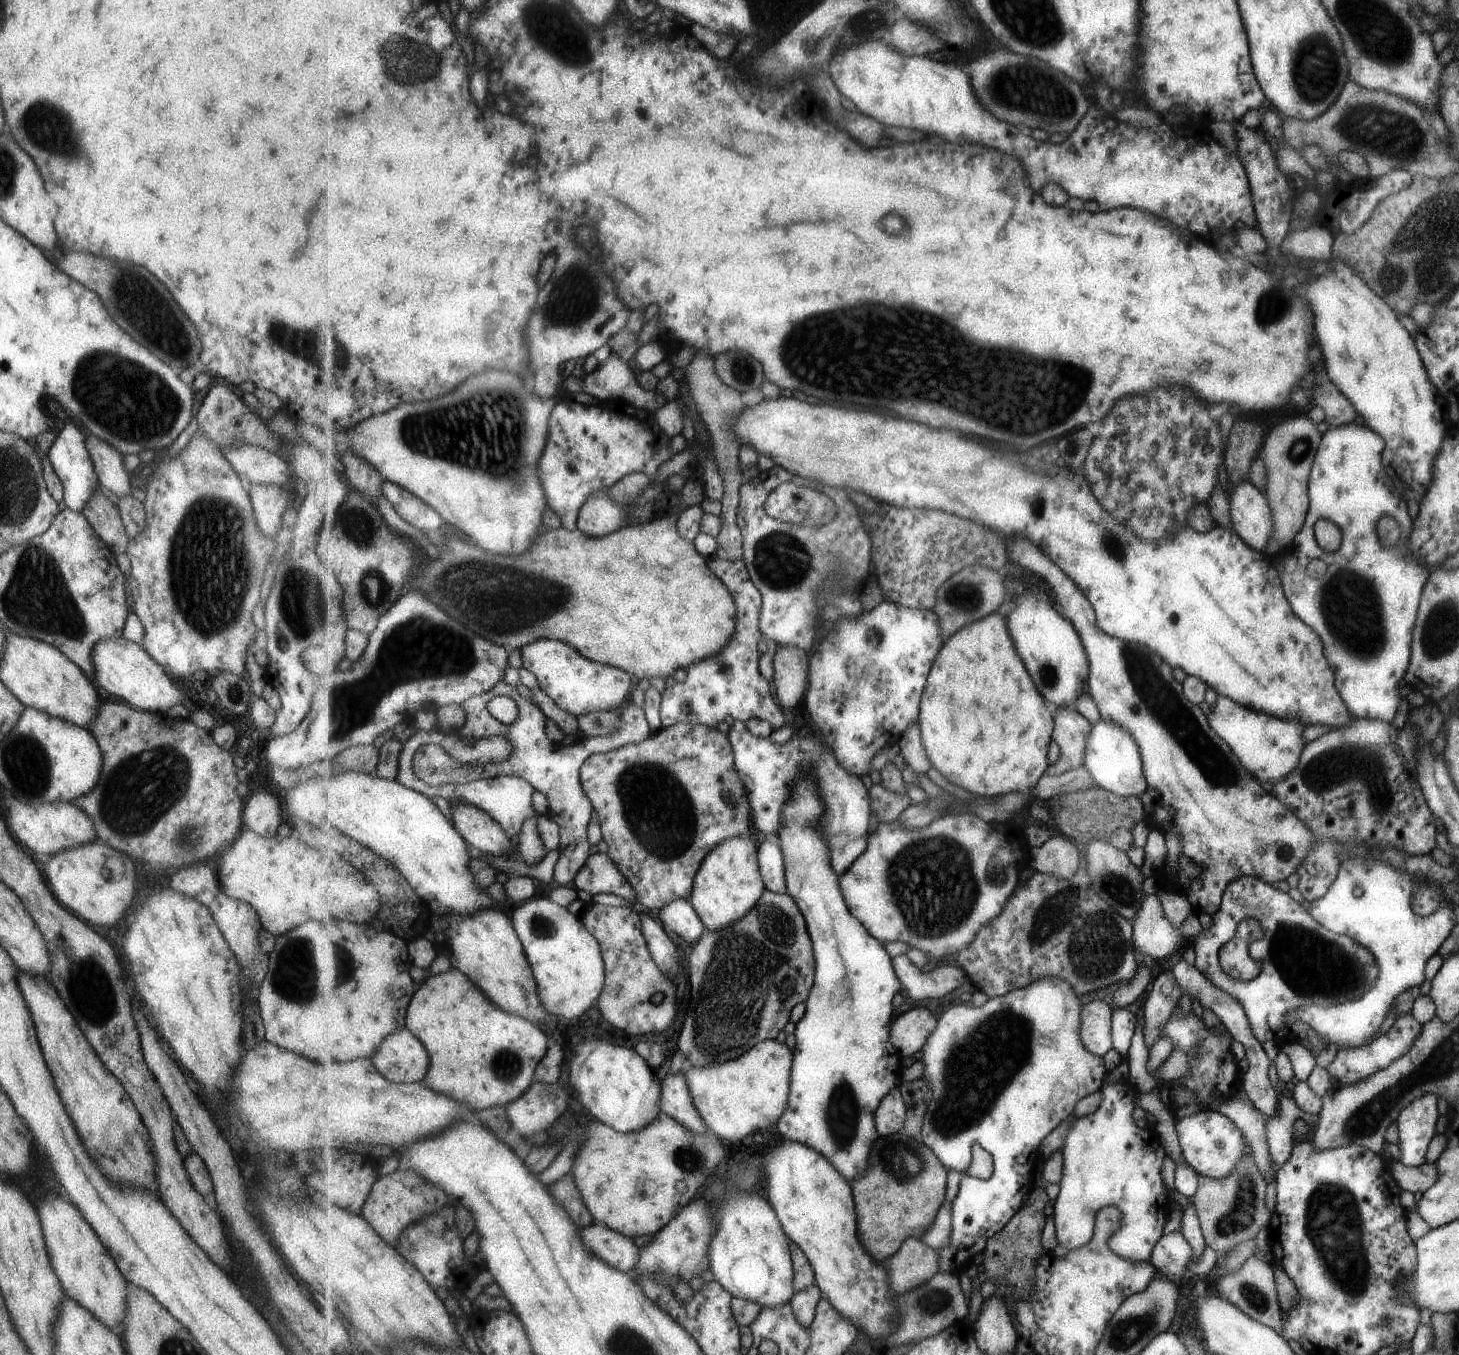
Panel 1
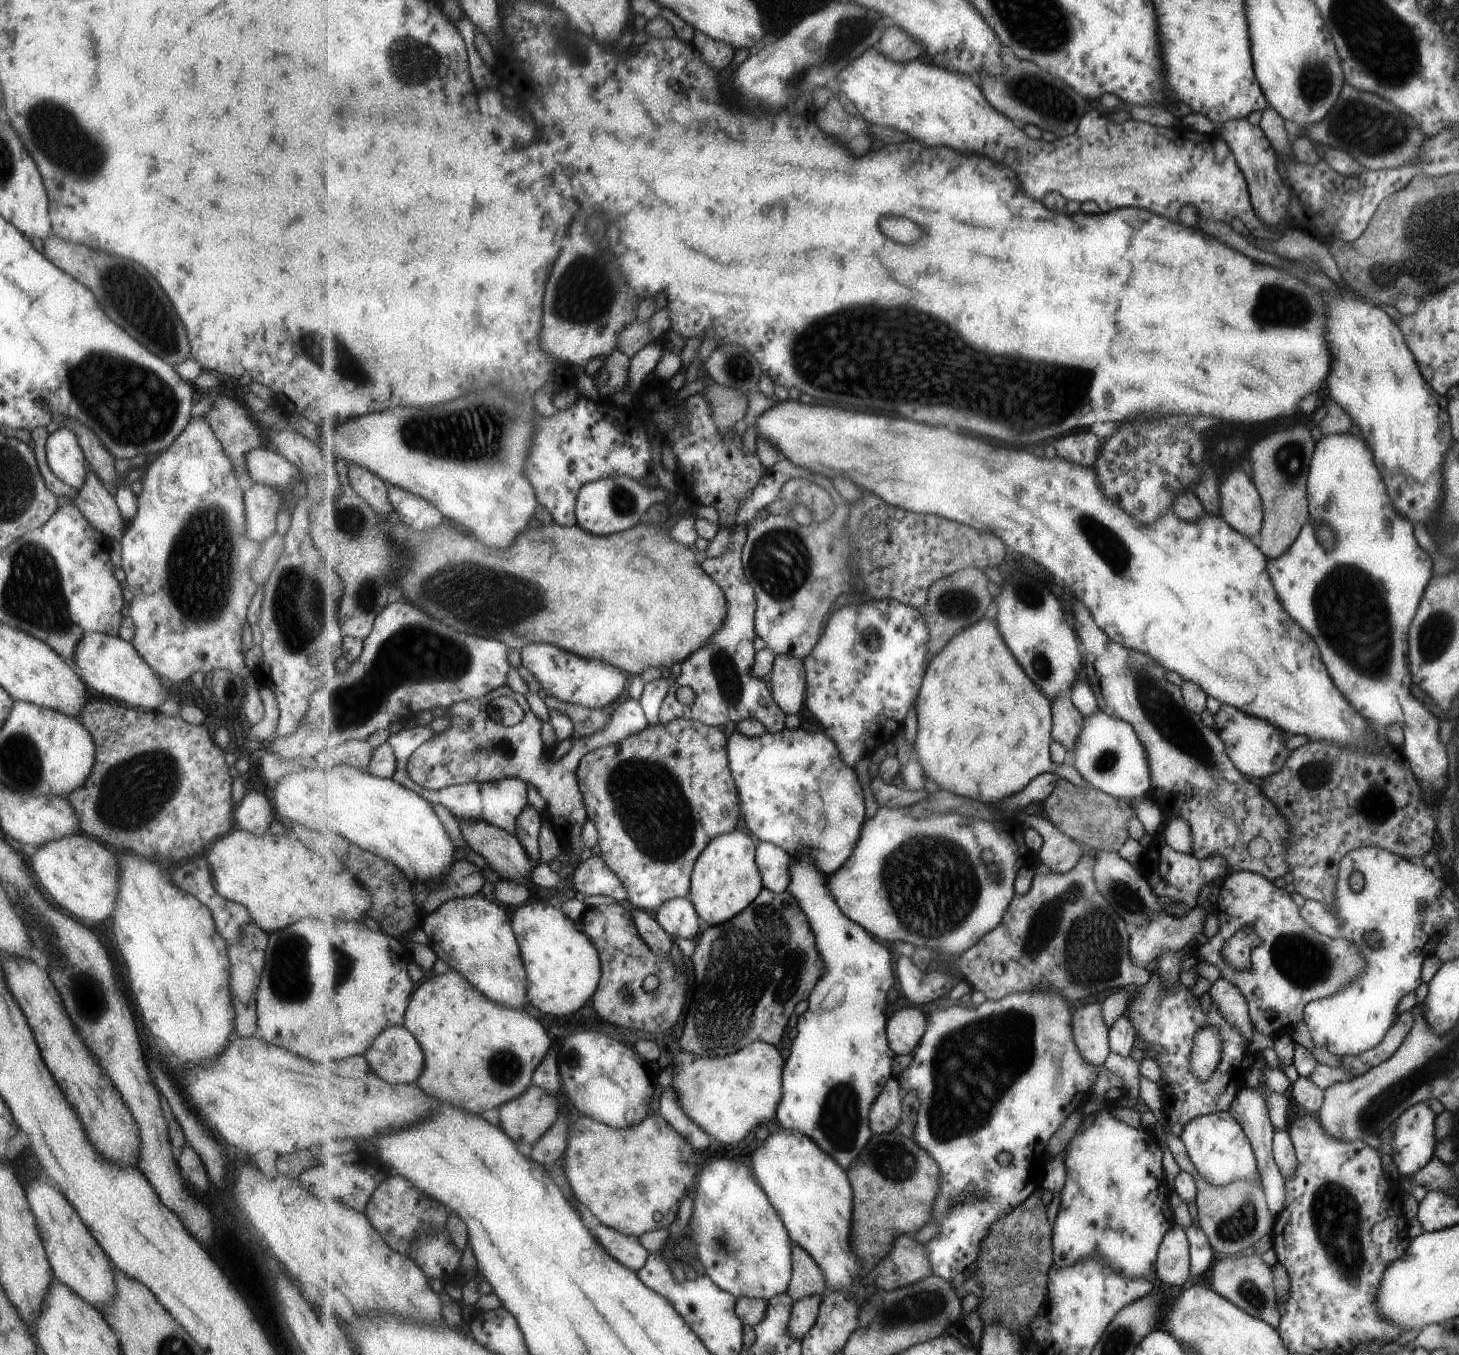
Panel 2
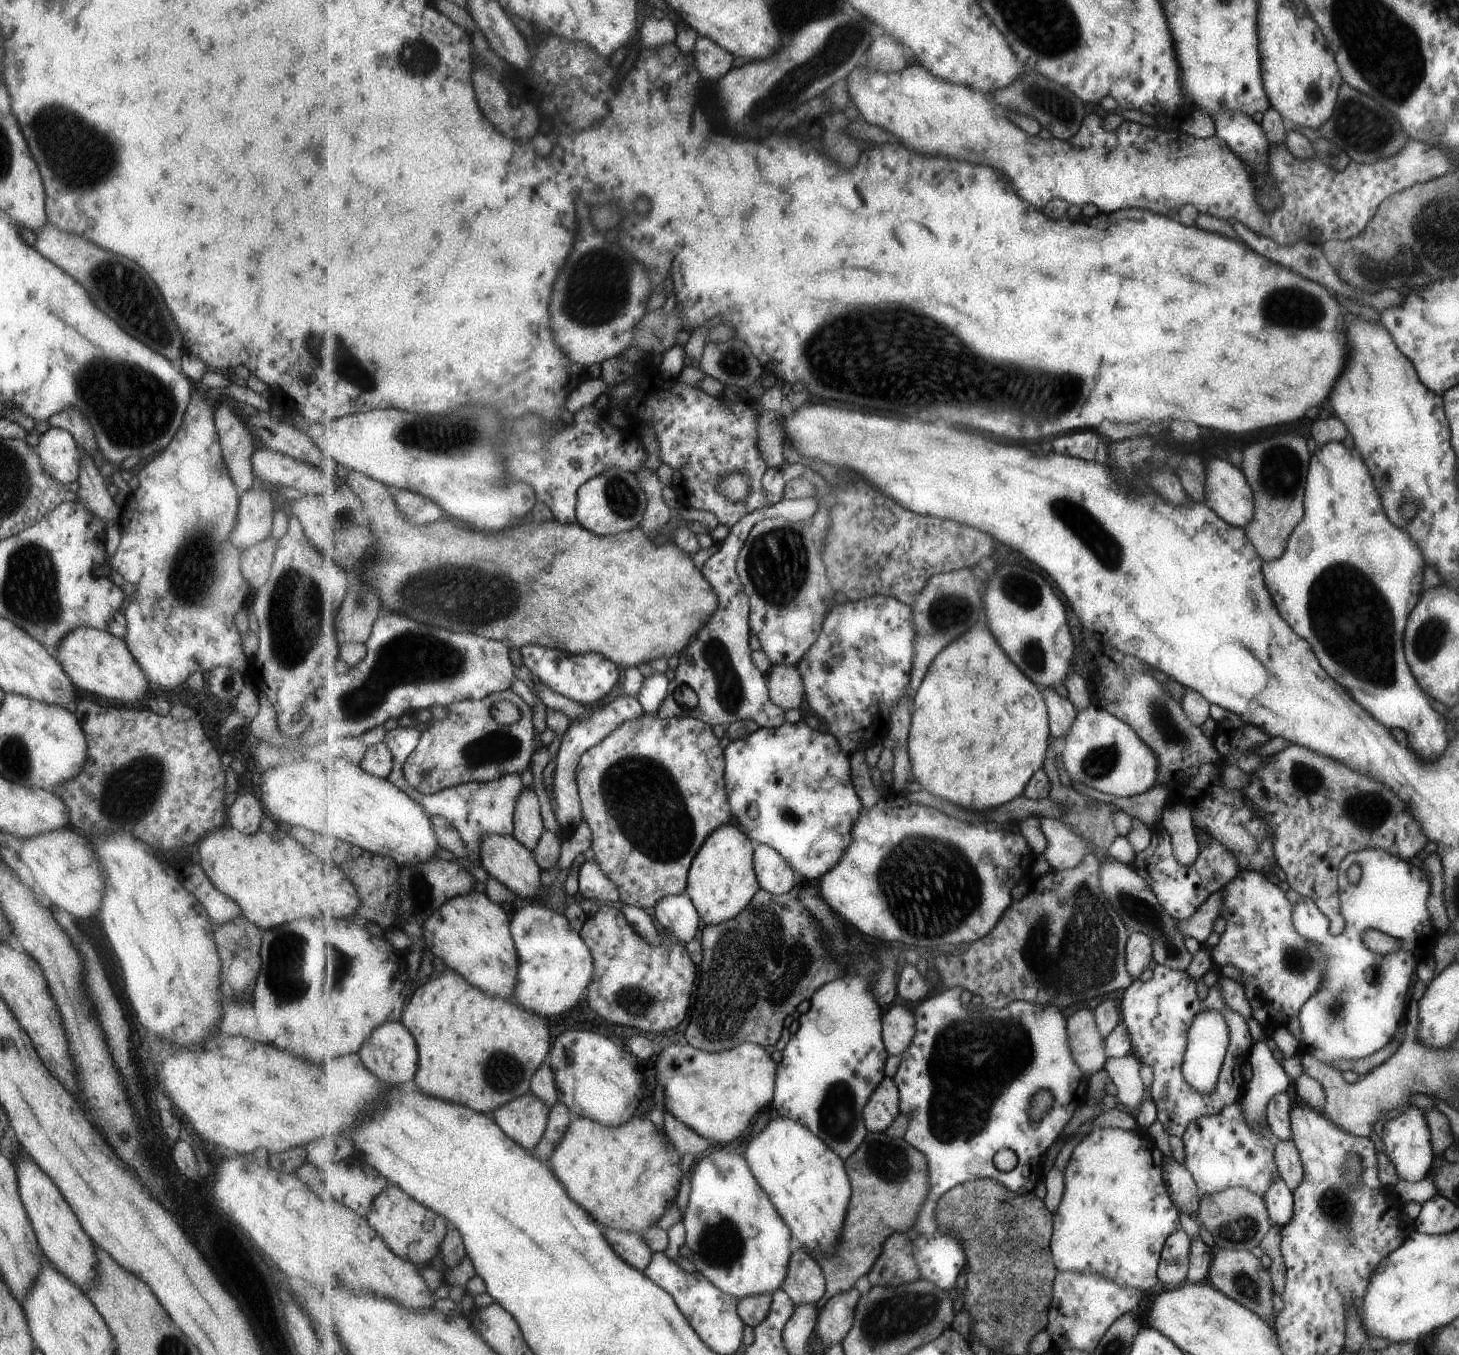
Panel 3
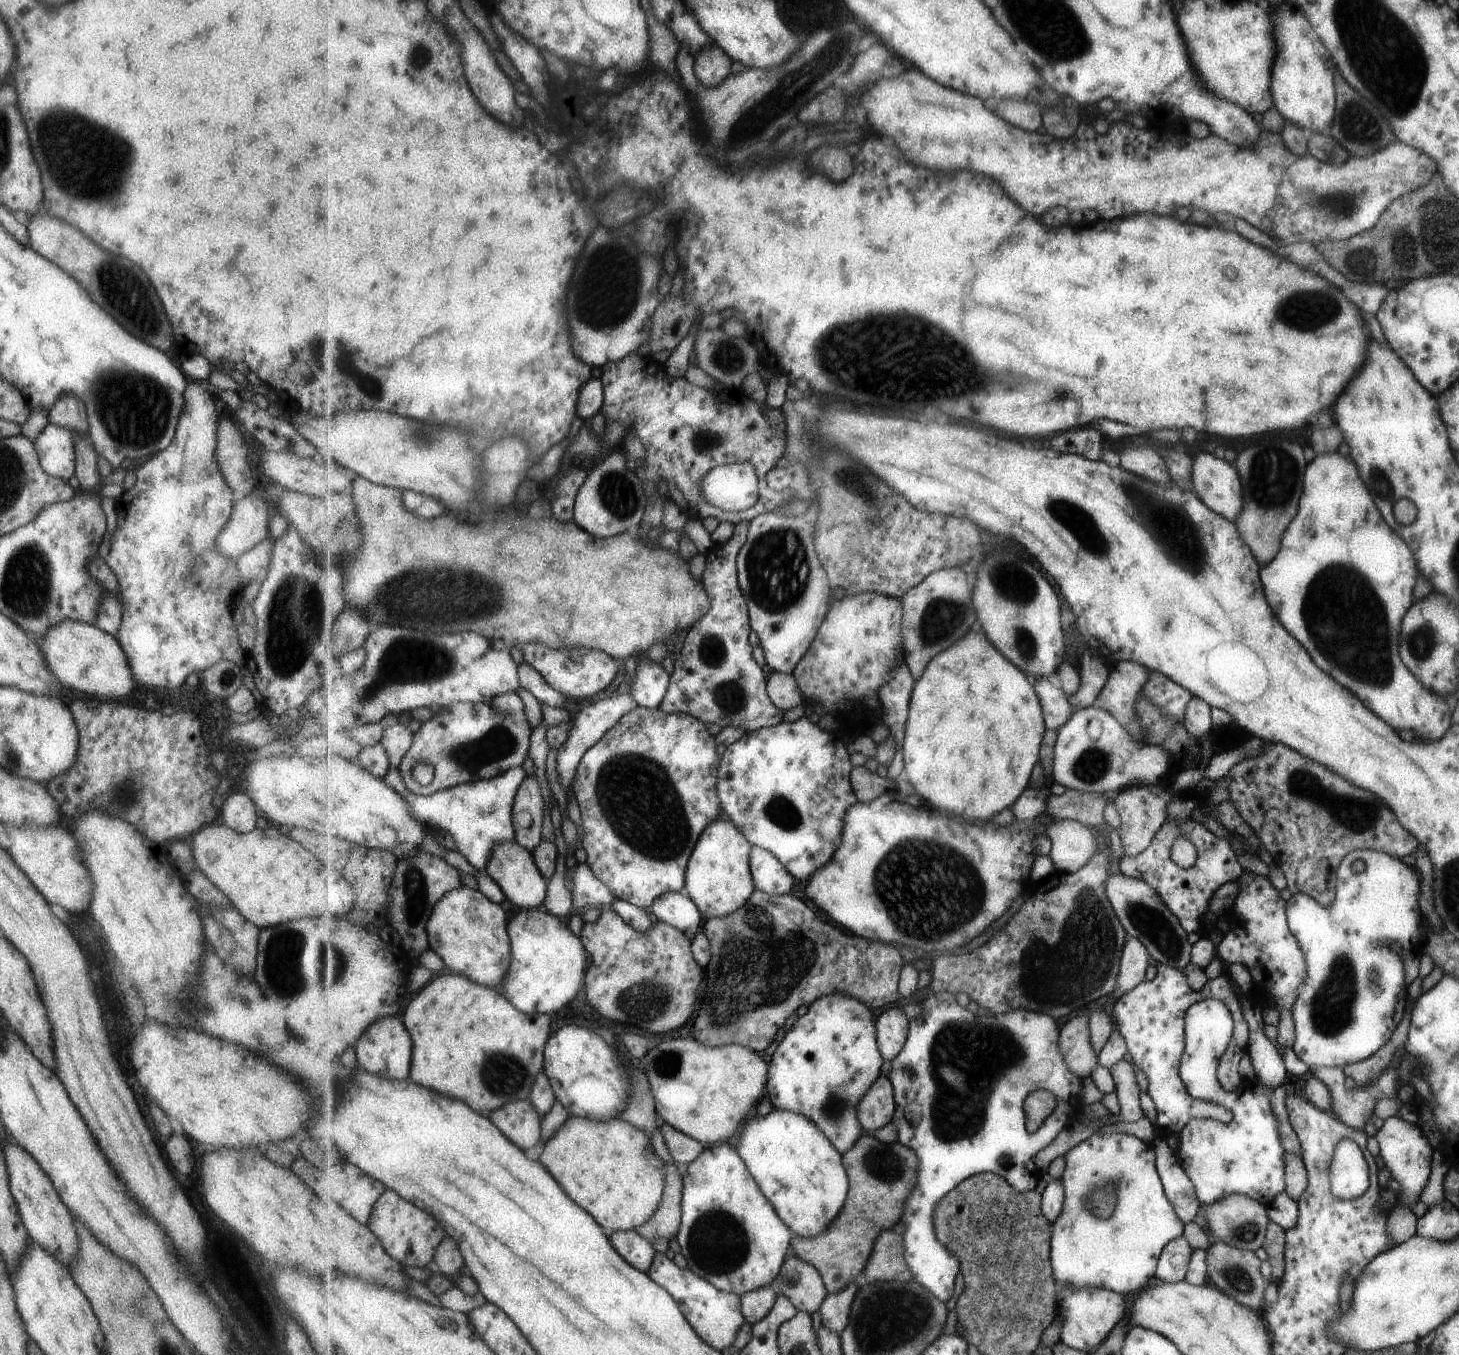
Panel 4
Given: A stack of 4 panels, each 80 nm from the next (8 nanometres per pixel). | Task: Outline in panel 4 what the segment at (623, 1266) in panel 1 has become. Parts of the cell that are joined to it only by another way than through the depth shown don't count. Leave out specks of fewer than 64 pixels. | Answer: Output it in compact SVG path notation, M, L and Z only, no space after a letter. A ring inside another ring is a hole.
M614 1231L609 1233L609 1237L627 1262L639 1270L649 1272L658 1252L639 1231Z

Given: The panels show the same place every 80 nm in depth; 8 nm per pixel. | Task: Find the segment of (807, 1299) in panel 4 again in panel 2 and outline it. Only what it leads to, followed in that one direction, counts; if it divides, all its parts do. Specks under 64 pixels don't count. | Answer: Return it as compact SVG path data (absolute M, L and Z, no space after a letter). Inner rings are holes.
M797 1244L793 1250L794 1276L790 1282L788 1293L795 1299L813 1295L826 1295L829 1291L826 1278L814 1259L805 1248Z

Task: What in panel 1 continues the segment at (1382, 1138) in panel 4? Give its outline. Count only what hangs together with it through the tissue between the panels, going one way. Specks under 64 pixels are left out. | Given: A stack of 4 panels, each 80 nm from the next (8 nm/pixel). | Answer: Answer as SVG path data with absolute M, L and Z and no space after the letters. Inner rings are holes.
M1433 1093L1422 1094L1403 1107L1397 1116L1395 1123L1398 1145L1394 1149L1393 1157L1405 1166L1414 1167L1425 1161L1424 1154L1429 1138L1437 1128L1435 1100L1437 1097Z

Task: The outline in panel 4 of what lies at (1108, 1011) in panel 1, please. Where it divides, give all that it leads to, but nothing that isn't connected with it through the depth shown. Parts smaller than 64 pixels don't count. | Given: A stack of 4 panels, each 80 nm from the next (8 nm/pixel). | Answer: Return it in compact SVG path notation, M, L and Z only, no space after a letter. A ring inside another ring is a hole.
M1089 1014L1071 1018L1062 1026L1060 1034L1062 1053L1071 1070L1080 1077L1090 1077L1101 1066L1100 1054L1094 1049Z

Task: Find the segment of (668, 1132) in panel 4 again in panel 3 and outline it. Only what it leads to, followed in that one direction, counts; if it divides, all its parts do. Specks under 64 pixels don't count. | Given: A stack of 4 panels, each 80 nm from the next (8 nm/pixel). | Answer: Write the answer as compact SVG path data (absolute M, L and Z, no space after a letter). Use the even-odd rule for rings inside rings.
M663 1106L665 1134L683 1154L703 1154L711 1148L712 1141L680 1121L669 1109Z

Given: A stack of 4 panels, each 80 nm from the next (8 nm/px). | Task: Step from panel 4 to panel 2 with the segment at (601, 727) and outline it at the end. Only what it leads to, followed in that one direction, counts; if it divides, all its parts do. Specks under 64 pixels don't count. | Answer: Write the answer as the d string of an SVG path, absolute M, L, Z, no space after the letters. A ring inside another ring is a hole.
M505 684L488 692L481 698L456 702L448 709L451 725L442 733L419 746L410 756L408 769L410 777L423 788L436 790L465 783L490 783L507 777L517 777L535 785L542 798L547 802L546 814L557 828L564 852L570 856L566 863L561 863L560 877L569 883L577 868L579 856L585 848L583 840L584 824L590 818L585 796L578 781L578 768L581 761L591 751L619 744L631 735L642 733L650 725L640 701L628 698L617 705L609 724L600 732L591 736L572 736L562 746L561 751L553 754L542 737L543 720L533 712L524 694L515 692ZM507 695L514 699L524 711L523 719L512 727L505 727L489 716L489 702L497 696Z

